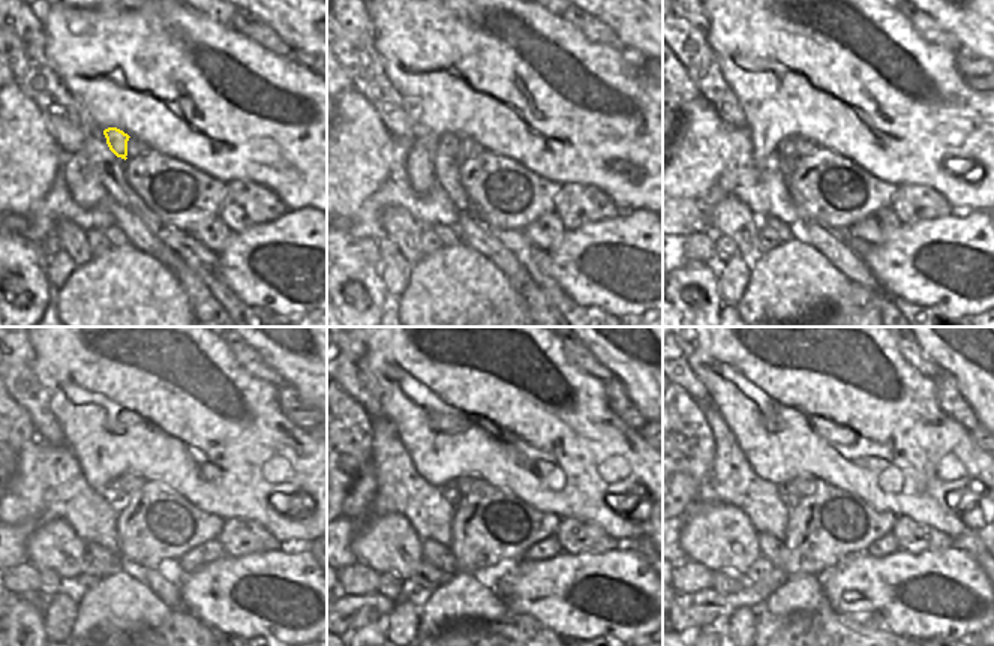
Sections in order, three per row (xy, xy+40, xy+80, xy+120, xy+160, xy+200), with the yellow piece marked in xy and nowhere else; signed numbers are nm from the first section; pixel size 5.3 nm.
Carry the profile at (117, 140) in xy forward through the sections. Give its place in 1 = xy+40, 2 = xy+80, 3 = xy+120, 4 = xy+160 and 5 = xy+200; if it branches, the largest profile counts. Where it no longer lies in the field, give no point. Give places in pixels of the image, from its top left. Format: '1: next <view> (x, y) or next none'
1: next xy+40 (450, 143)
2: next xy+80 (786, 149)
3: next xy+120 (116, 484)
4: next xy+160 (450, 484)
5: next xy+200 (787, 487)

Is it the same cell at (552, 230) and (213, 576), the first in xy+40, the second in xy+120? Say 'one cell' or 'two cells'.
two cells

